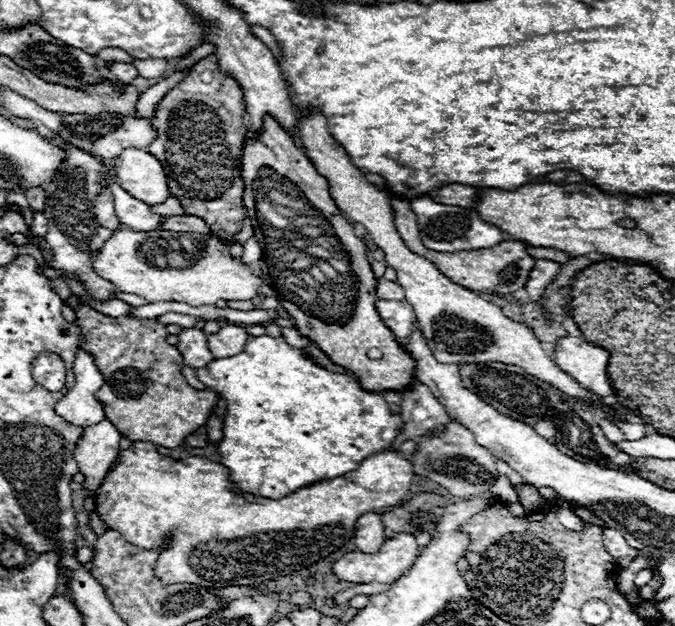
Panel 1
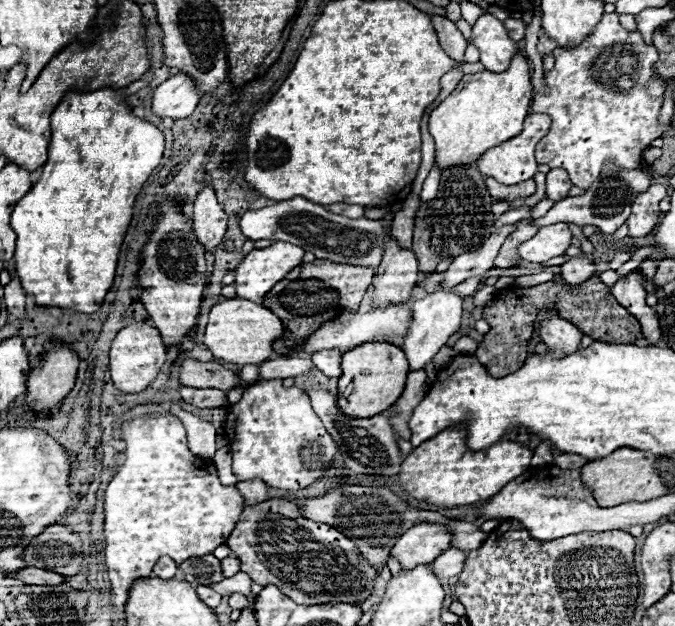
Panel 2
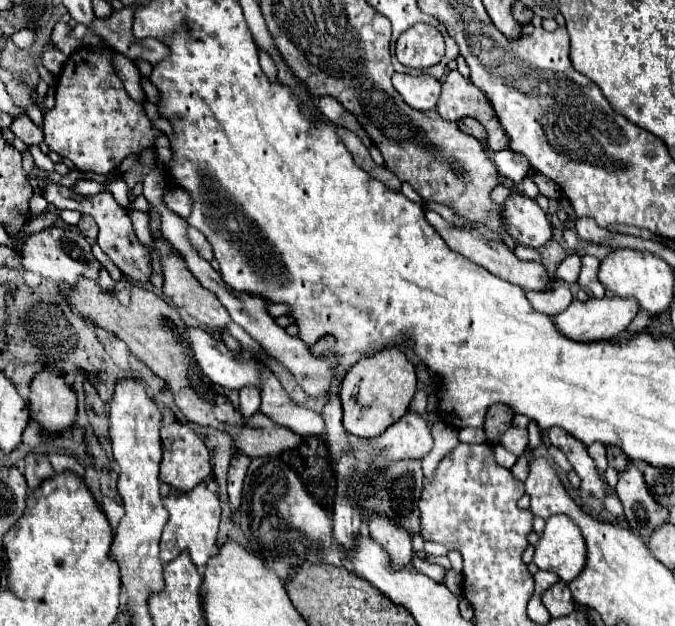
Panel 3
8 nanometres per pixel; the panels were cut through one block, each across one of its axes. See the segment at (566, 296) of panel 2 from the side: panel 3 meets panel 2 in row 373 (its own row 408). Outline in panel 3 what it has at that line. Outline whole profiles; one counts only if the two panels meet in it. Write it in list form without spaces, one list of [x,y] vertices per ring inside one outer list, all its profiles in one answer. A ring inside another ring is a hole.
[[[504,404],[490,406],[484,422],[484,432],[490,444],[496,444],[502,438],[502,434],[512,426],[512,418],[514,418],[514,412],[508,406]]]

